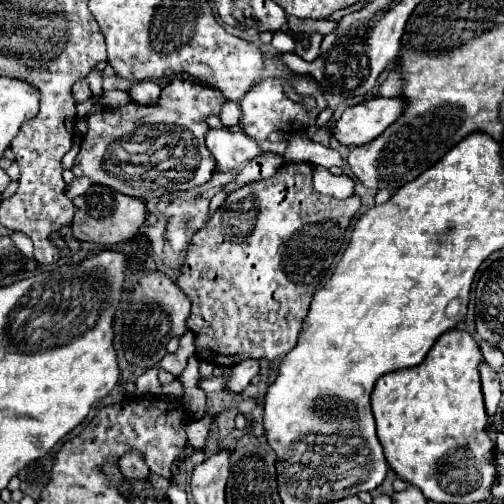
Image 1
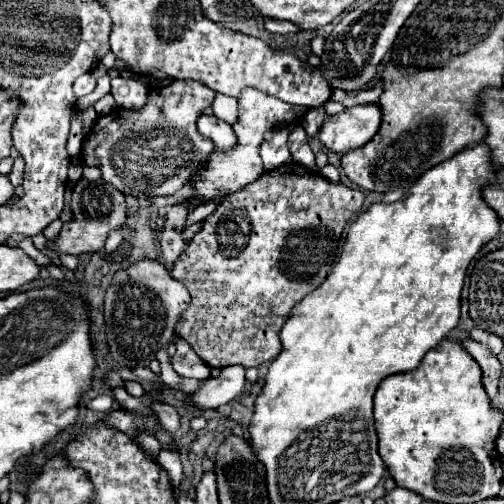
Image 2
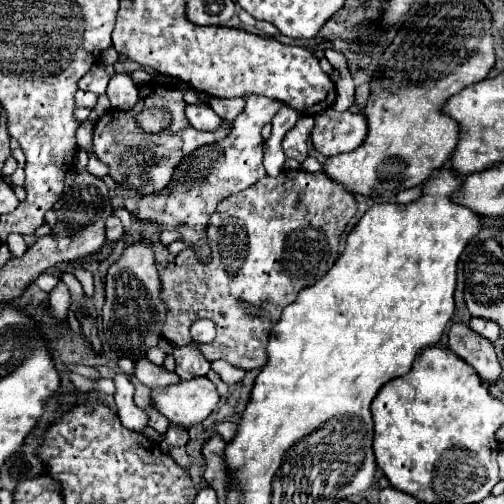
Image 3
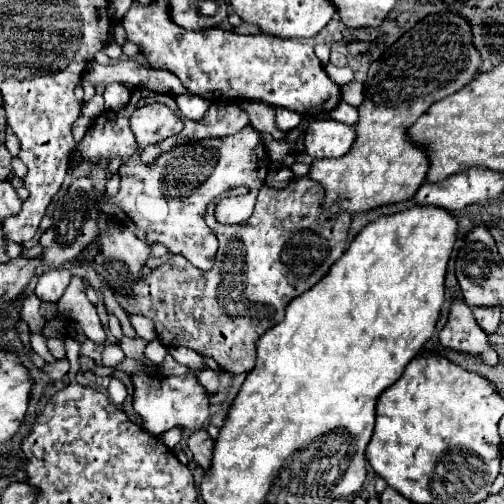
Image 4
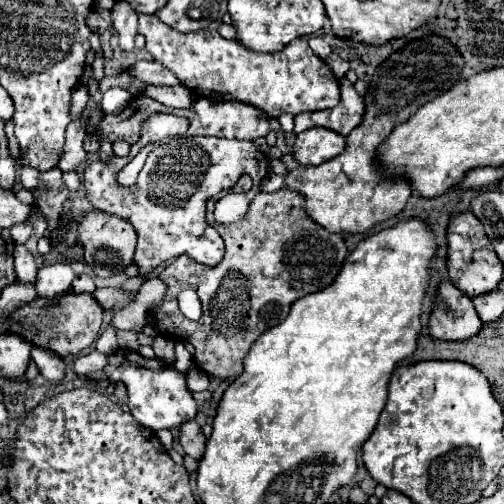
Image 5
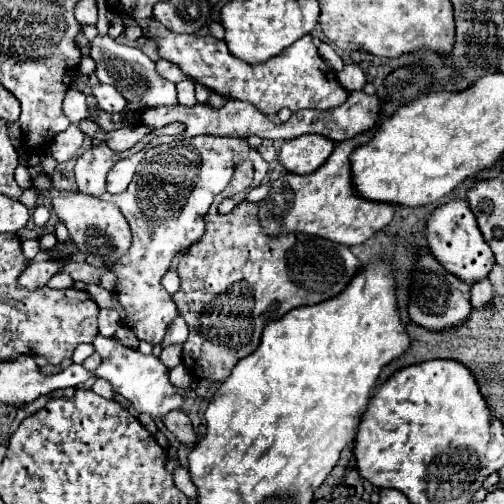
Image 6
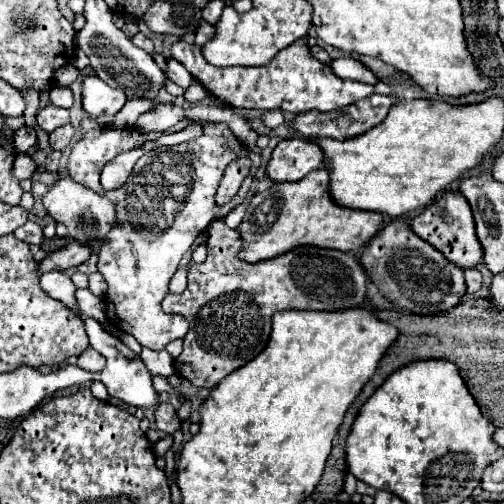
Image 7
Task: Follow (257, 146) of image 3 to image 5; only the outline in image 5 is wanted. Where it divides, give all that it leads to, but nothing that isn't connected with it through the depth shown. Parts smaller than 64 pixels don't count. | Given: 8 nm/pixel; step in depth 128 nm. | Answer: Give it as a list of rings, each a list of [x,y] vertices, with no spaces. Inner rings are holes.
[[[178,136],[178,138],[172,138],[166,144],[156,146],[148,154],[146,164],[138,174],[136,184],[124,188],[116,182],[116,172],[120,171],[130,160],[132,160],[132,152],[127,157],[112,156],[112,158],[108,158],[108,162],[106,160],[88,160],[88,164],[84,168],[82,182],[84,182],[84,188],[86,188],[86,198],[90,200],[90,204],[96,210],[112,212],[112,214],[132,222],[132,226],[136,228],[138,244],[136,244],[132,264],[138,266],[138,274],[142,278],[146,278],[162,262],[166,262],[170,258],[178,258],[180,254],[188,254],[194,260],[198,260],[200,264],[216,266],[216,262],[220,262],[222,256],[224,256],[224,240],[220,238],[220,234],[208,222],[204,222],[206,200],[212,198],[214,194],[222,192],[222,190],[230,190],[242,174],[252,176],[254,190],[259,193],[261,191],[260,185],[263,179],[266,178],[268,166],[270,166],[268,156],[264,152],[260,152],[252,142],[212,138],[212,136]]]

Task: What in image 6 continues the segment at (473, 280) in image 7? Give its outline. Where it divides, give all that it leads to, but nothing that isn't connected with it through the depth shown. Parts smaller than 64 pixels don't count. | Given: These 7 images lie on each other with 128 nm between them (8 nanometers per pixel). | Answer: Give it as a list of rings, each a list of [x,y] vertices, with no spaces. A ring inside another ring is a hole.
[[[486,278],[474,282],[470,288],[472,288],[472,306],[476,308],[484,306],[488,302],[488,296],[492,296],[492,284]]]

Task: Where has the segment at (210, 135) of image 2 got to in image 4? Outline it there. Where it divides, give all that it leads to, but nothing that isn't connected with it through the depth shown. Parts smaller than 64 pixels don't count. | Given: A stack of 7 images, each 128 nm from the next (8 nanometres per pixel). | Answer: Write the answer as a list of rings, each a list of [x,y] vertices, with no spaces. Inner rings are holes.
[[[190,92],[176,94],[174,100],[176,100],[178,110],[180,110],[186,118],[190,118],[190,120],[200,120],[200,118],[204,116],[204,112],[208,110],[208,106],[210,106],[208,100],[200,98],[200,96],[194,96],[194,94],[190,94]]]

